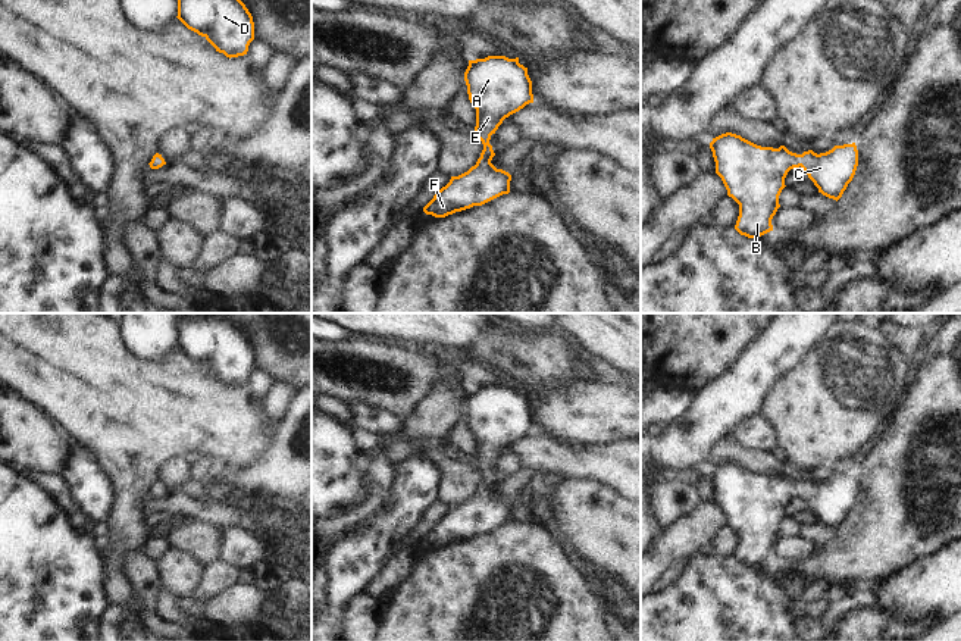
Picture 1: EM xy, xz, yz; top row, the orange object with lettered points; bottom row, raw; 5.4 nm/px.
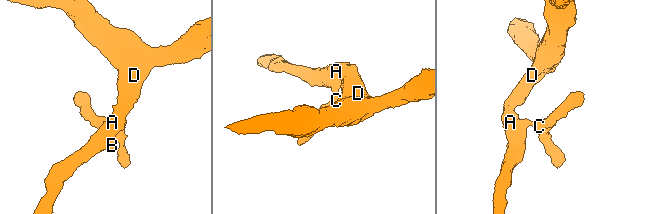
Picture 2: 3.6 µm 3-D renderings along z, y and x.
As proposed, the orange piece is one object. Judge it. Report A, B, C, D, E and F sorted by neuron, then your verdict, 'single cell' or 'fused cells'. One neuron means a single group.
groups A B C D E F; single cell

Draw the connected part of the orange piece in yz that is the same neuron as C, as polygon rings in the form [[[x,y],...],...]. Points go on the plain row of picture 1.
[[[726,462],[710,472],[716,503],[727,525],[739,534],[735,559],[748,567],[773,560],[779,525],[788,501],[802,497],[823,525],[839,529],[852,510],[858,495],[855,472],[835,475],[826,482],[813,479],[796,484],[785,475],[779,478],[757,475],[741,465]]]

